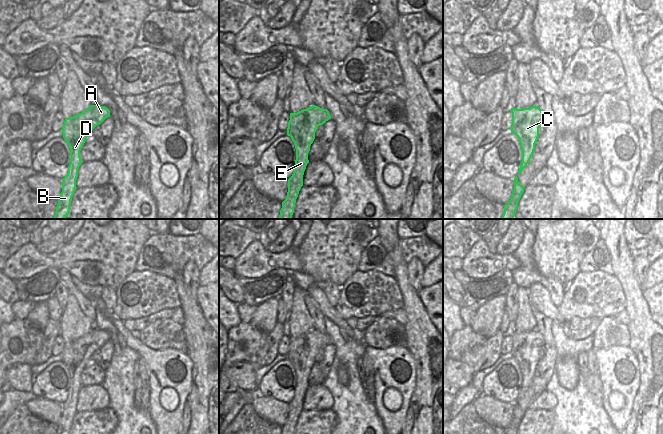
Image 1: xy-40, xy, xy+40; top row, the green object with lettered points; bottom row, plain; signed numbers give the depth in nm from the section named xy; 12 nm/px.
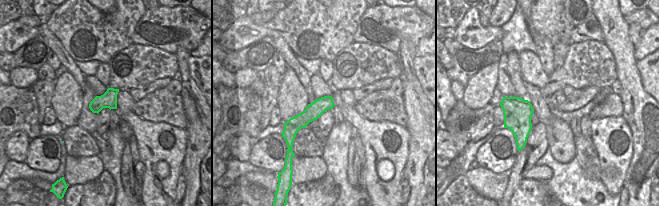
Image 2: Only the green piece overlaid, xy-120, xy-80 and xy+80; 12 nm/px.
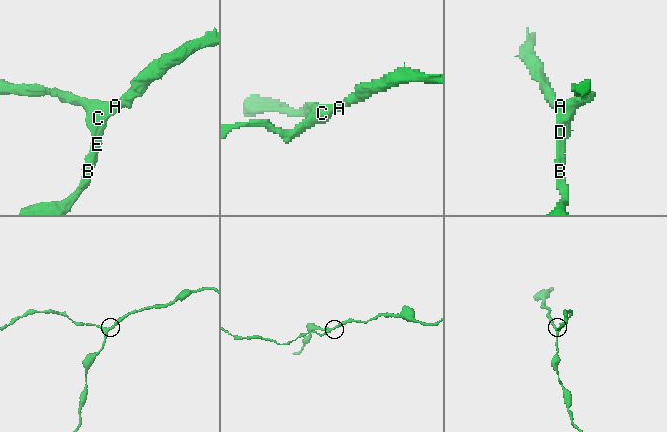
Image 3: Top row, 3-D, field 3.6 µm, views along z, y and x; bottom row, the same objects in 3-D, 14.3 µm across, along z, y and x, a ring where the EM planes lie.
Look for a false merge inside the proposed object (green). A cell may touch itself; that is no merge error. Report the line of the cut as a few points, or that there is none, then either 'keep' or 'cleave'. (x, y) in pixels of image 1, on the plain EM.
cut none; keep

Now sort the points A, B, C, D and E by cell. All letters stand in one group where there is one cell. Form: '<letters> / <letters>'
A B C D E

